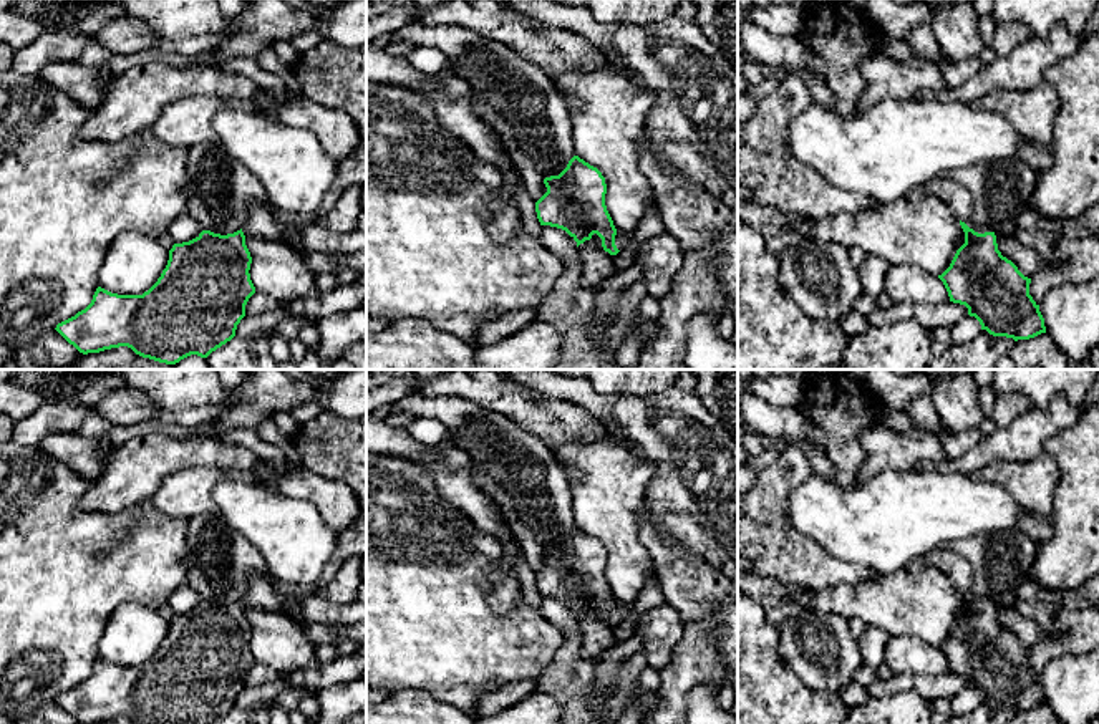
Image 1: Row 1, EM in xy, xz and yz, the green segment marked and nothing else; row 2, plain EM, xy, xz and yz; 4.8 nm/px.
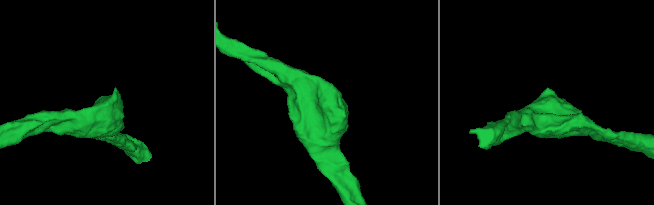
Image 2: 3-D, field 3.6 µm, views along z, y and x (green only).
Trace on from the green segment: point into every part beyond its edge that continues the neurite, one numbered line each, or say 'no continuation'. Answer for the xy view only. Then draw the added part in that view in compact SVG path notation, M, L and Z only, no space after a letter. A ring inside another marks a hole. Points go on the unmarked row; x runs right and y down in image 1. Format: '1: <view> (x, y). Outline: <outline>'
1: xy (262, 590). Outline: M252 572L247 577L247 591L242 596L245 608L262 606L267 610L283 611L283 603L293 600L302 590L293 588L270 577L267 572Z

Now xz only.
1: xz (650, 595). Outline: M651 570L645 586L641 588L637 600L630 605L620 605L615 606L615 616L618 621L622 621L627 615L643 615L648 610L655 606L665 605L666 600L661 591L661 583L655 570Z

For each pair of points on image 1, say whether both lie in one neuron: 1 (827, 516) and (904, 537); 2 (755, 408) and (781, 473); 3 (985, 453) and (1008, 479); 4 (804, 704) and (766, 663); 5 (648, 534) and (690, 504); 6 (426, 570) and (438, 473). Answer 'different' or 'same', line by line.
1: same
2: different
3: different
4: same
5: different
6: different

